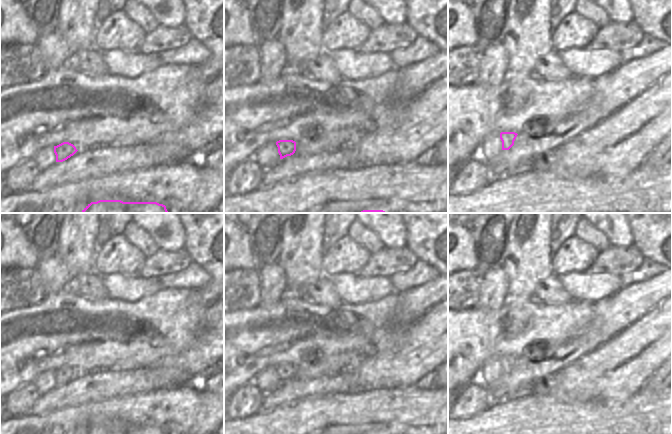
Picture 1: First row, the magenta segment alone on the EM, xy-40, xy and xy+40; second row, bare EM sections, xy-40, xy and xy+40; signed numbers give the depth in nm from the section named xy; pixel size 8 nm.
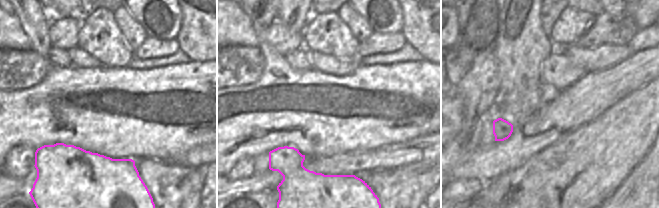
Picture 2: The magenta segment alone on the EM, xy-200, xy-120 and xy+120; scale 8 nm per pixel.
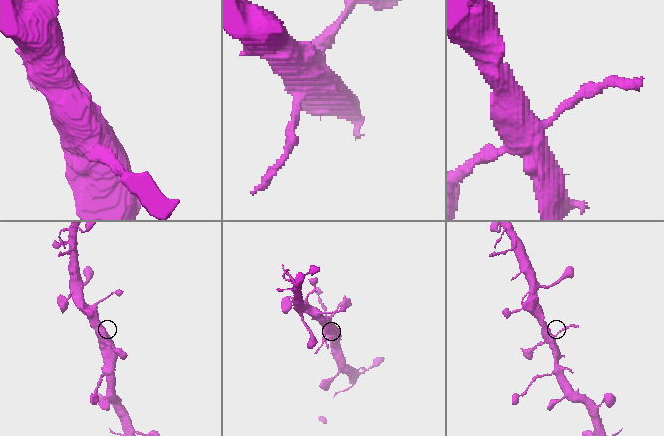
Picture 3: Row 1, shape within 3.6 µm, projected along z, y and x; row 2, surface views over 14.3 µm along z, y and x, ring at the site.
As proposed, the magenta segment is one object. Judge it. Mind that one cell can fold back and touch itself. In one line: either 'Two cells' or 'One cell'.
One cell

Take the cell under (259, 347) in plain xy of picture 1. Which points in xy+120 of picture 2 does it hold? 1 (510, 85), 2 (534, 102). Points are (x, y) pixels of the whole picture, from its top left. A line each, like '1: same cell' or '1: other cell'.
1: other cell
2: same cell

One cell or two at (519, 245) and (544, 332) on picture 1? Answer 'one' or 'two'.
two

